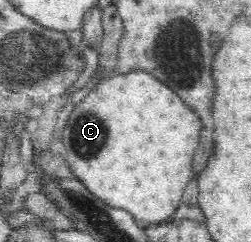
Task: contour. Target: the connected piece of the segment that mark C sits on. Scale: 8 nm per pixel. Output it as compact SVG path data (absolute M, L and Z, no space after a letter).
M134 69L98 82L73 108L60 140L64 160L75 178L80 179L88 191L104 199L108 205L127 210L138 221L144 221L145 226L168 220L185 198L184 188L192 180L192 160L200 142L200 130L200 116L192 107L186 106L174 89L148 71Z

